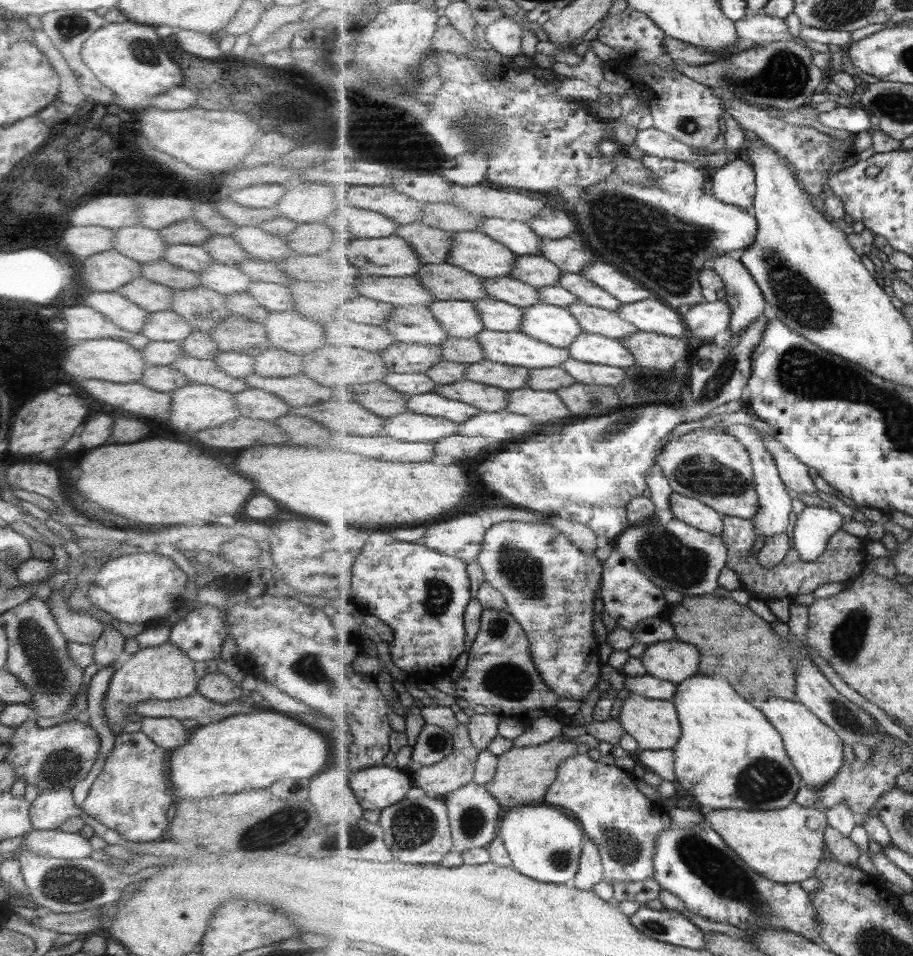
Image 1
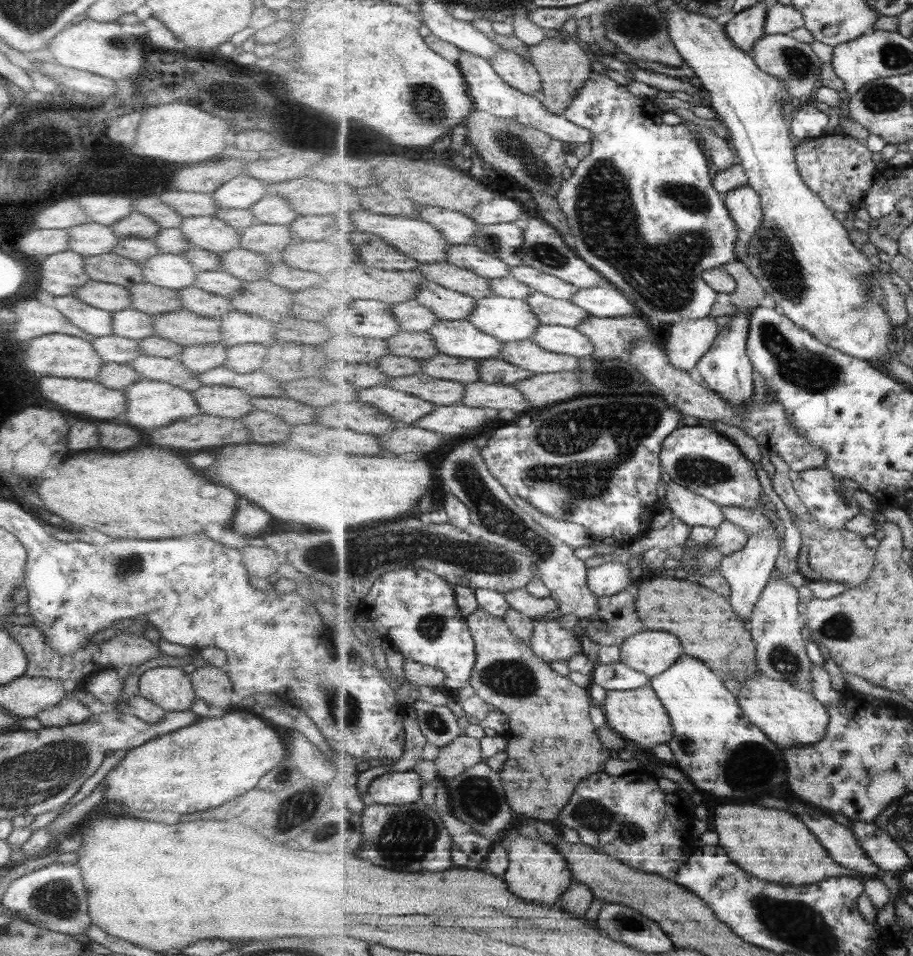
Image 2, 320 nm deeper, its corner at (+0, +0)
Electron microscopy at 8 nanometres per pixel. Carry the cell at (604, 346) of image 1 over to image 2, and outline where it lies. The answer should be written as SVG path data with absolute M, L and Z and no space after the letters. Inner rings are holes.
M543 324L533 340L541 348L551 352L573 355L581 359L586 356L594 356L595 352L595 345L590 341L589 337L578 329L567 326Z

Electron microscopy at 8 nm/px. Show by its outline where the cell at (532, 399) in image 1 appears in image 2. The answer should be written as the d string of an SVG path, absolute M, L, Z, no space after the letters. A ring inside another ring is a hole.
M477 381L464 385L464 397L460 404L489 411L507 408L523 414L533 408L529 399L515 385Z

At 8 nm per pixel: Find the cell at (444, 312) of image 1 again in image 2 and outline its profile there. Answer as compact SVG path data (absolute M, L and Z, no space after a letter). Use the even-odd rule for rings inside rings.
M415 298L392 305L391 312L404 332L429 333L433 326L439 324L439 319L432 309L421 306Z

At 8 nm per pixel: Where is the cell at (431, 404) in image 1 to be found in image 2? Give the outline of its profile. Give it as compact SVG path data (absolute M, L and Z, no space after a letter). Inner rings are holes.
M386 384L359 389L358 400L382 410L398 424L412 425L416 420L430 415L437 407L437 404Z

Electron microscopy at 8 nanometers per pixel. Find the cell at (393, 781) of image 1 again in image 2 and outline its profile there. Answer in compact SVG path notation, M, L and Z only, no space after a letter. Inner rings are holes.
M387 771L364 788L367 805L409 805L421 799L423 779L417 771Z

